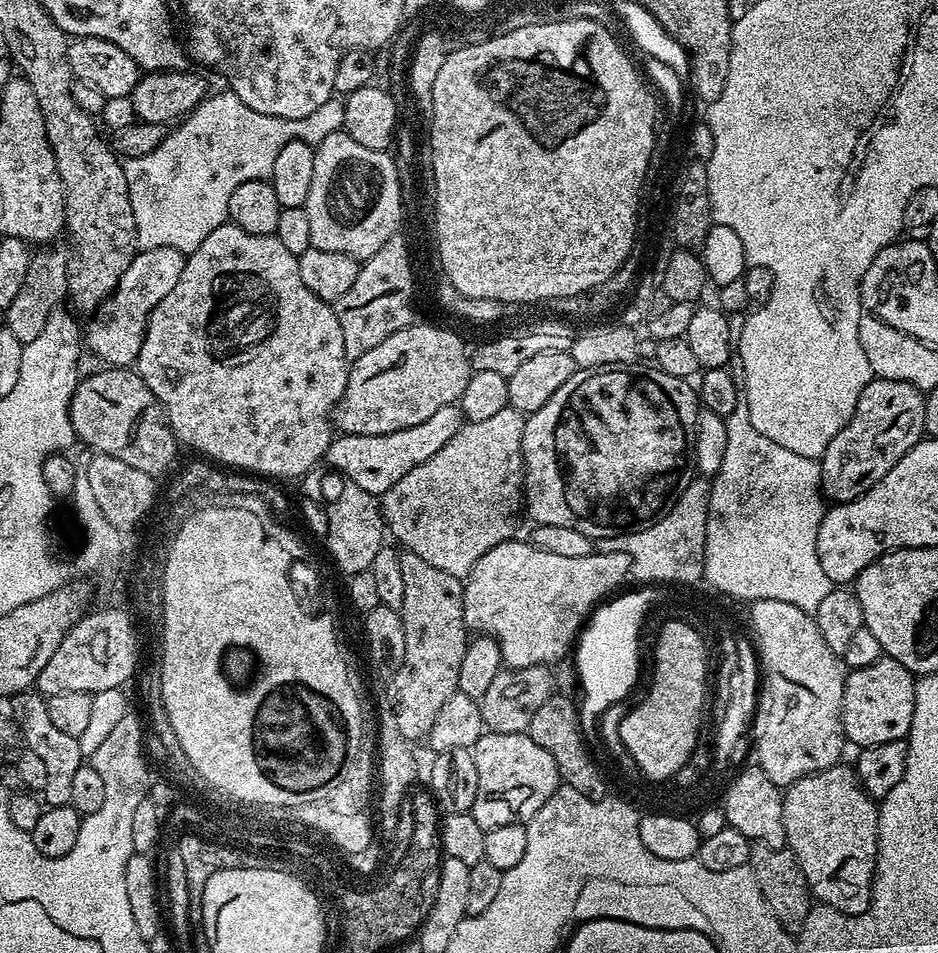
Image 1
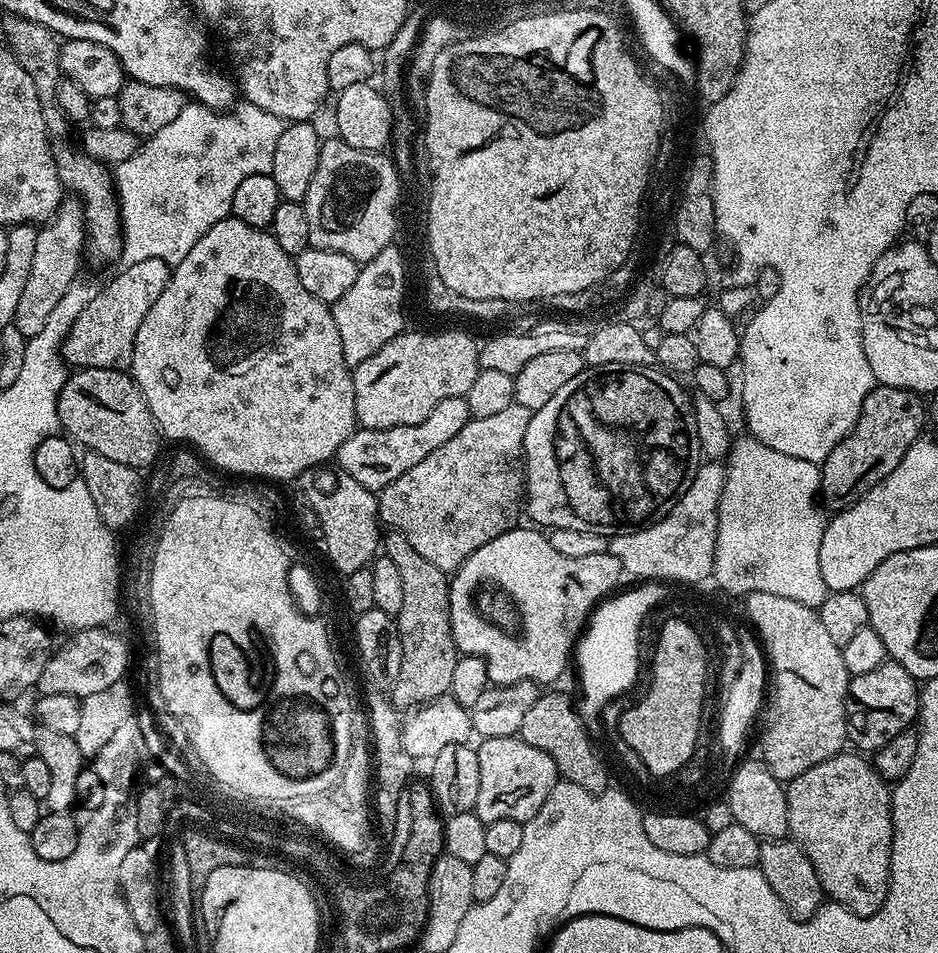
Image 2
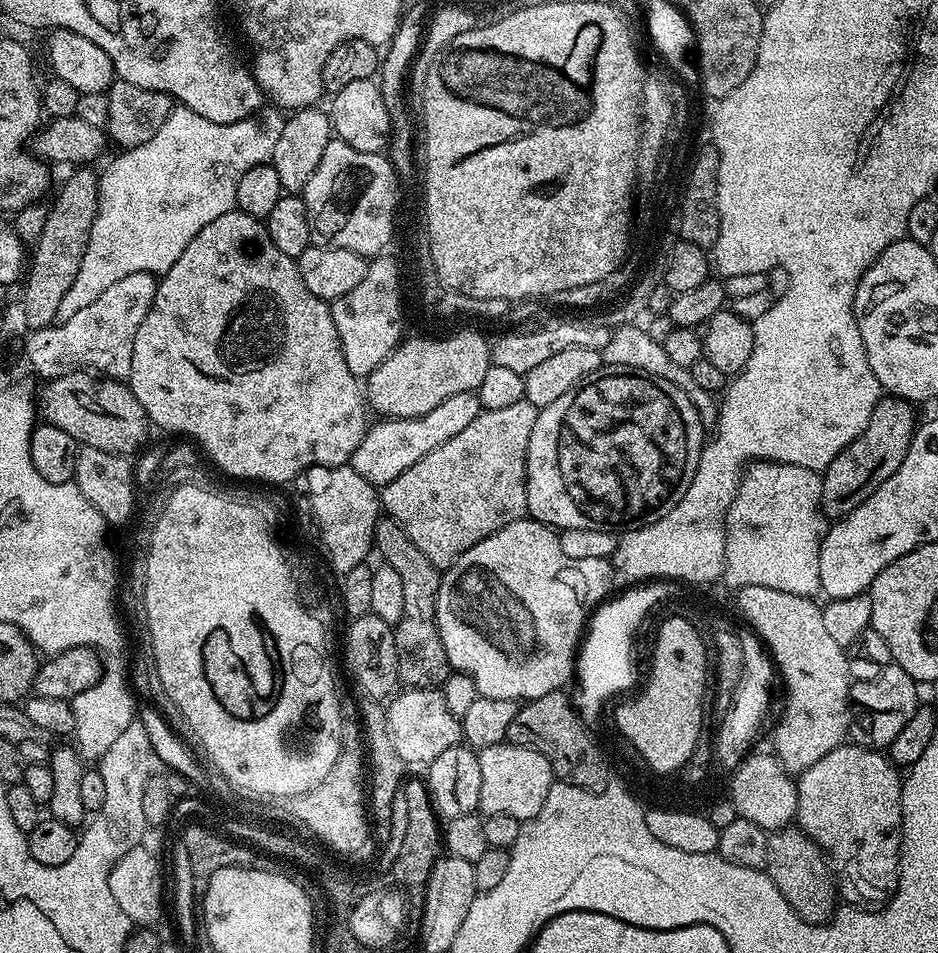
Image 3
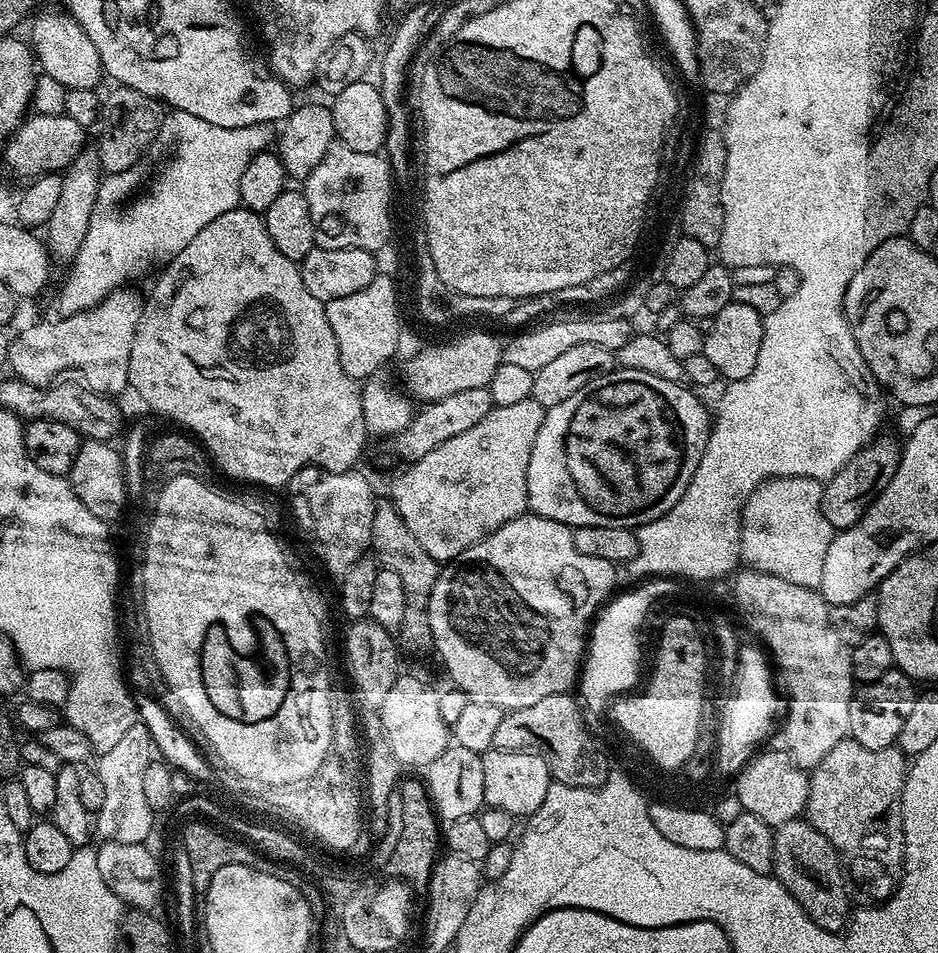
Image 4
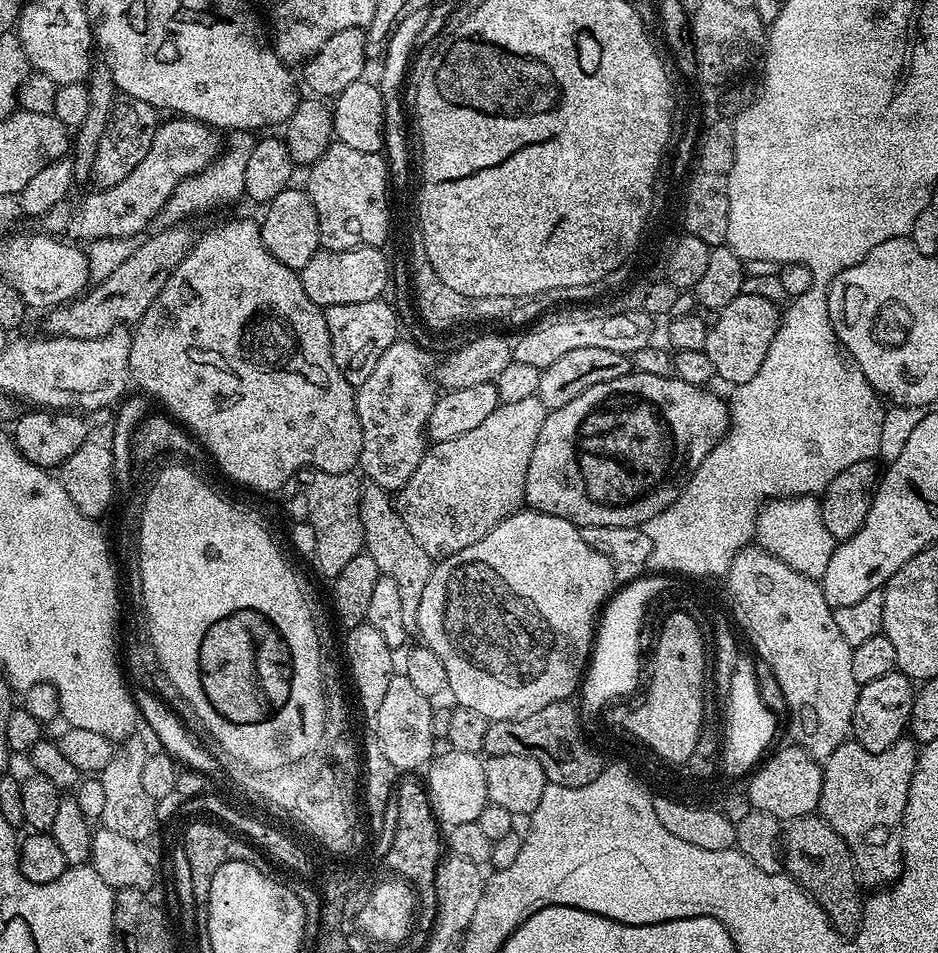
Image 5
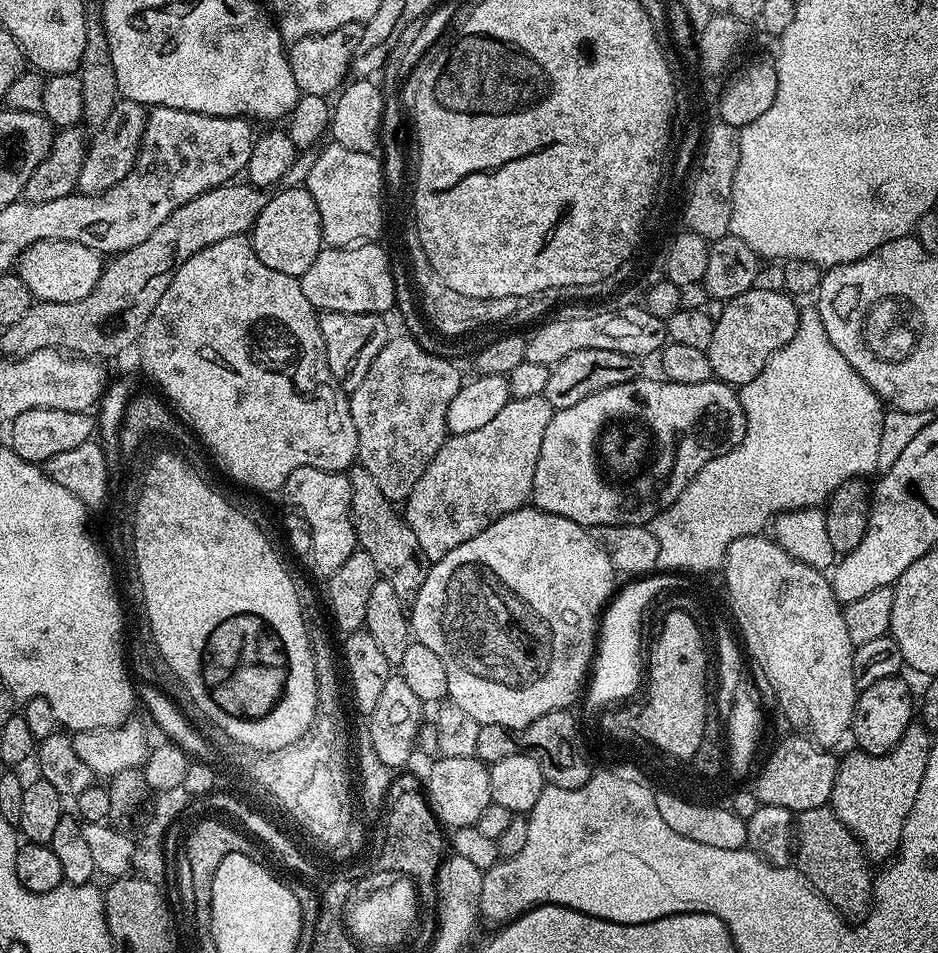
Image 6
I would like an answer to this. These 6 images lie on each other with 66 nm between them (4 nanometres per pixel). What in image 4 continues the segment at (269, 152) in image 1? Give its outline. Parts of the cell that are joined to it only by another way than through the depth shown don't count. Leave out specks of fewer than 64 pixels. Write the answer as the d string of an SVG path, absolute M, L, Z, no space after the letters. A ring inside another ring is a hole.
M175 110L169 111L160 125L160 136L163 139L176 140L173 150L173 160L160 172L160 177L152 184L152 193L141 200L133 202L129 208L116 208L132 192L136 184L135 171L114 172L105 175L100 181L96 212L90 218L90 230L86 230L86 239L82 242L82 250L72 260L67 269L68 277L60 288L60 316L73 316L79 312L88 312L98 302L102 302L111 292L127 285L128 279L135 272L143 270L147 264L159 265L177 256L190 242L194 242L194 234L214 218L222 218L230 210L241 207L240 179L246 166L250 166L250 158L265 151L273 143L274 128L271 124L255 124L254 126L214 126L210 122L202 122L202 118L194 118L194 114L186 114Z

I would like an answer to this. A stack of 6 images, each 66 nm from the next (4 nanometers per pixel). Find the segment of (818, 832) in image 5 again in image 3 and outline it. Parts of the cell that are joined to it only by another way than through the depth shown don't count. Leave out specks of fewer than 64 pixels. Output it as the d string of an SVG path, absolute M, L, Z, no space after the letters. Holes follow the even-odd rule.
M799 826L779 828L768 837L766 871L774 886L796 911L798 918L808 924L826 924L838 907L838 884L834 872L828 869L829 857L824 855Z

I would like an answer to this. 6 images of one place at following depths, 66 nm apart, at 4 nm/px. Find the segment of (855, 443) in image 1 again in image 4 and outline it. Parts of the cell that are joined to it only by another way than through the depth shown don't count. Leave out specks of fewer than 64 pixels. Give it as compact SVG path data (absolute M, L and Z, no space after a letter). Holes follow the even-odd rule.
M877 435L871 444L858 450L858 454L854 454L854 458L850 458L850 462L846 462L846 466L842 466L842 470L838 470L838 474L831 476L823 485L824 493L820 505L822 514L826 514L826 522L830 522L833 530L854 526L854 522L864 517L864 512L876 493L883 490L890 478L894 478L902 448L899 443L895 444L890 437L884 435Z

